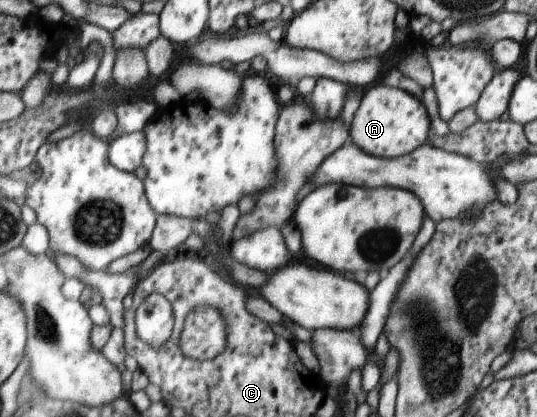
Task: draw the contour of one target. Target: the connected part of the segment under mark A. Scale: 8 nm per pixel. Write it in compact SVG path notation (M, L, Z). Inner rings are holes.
M382 84L369 88L363 94L353 114L349 130L351 141L362 152L387 159L410 154L419 147L419 144L425 142L427 134L429 134L429 118L419 99L402 89Z

